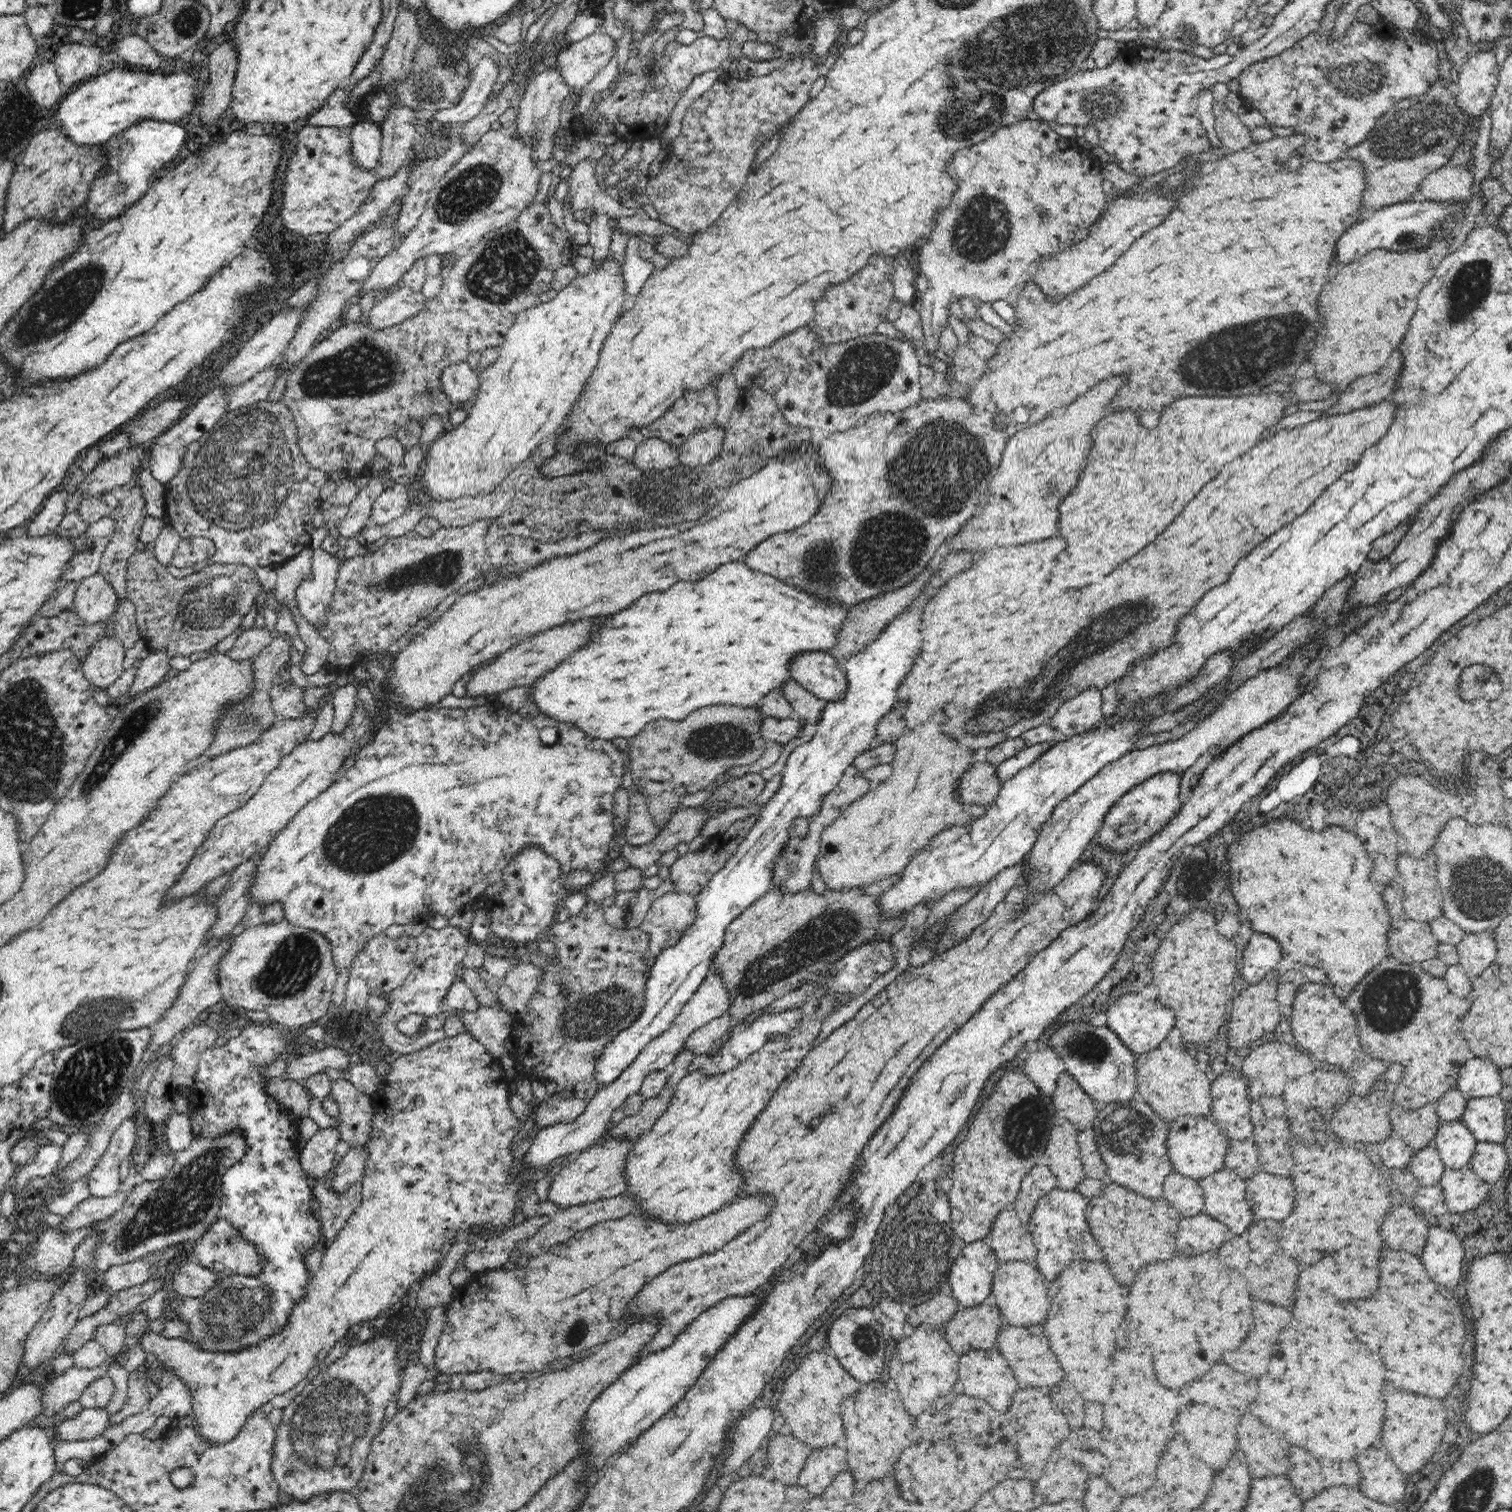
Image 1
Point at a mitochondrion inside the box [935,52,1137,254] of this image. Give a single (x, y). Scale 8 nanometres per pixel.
(1104, 104)

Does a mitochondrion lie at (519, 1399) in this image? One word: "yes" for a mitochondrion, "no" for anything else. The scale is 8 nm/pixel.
no

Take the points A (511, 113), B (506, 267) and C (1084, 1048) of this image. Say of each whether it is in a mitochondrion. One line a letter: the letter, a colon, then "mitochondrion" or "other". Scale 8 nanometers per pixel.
A: other
B: mitochondrion
C: mitochondrion

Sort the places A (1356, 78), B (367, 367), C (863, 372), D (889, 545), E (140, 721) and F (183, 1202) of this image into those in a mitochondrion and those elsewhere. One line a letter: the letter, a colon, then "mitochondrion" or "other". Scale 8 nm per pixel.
A: mitochondrion
B: mitochondrion
C: mitochondrion
D: mitochondrion
E: mitochondrion
F: mitochondrion

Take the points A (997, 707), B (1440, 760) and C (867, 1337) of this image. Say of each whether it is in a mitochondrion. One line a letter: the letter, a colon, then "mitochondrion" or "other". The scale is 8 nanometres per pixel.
A: mitochondrion
B: other
C: mitochondrion

